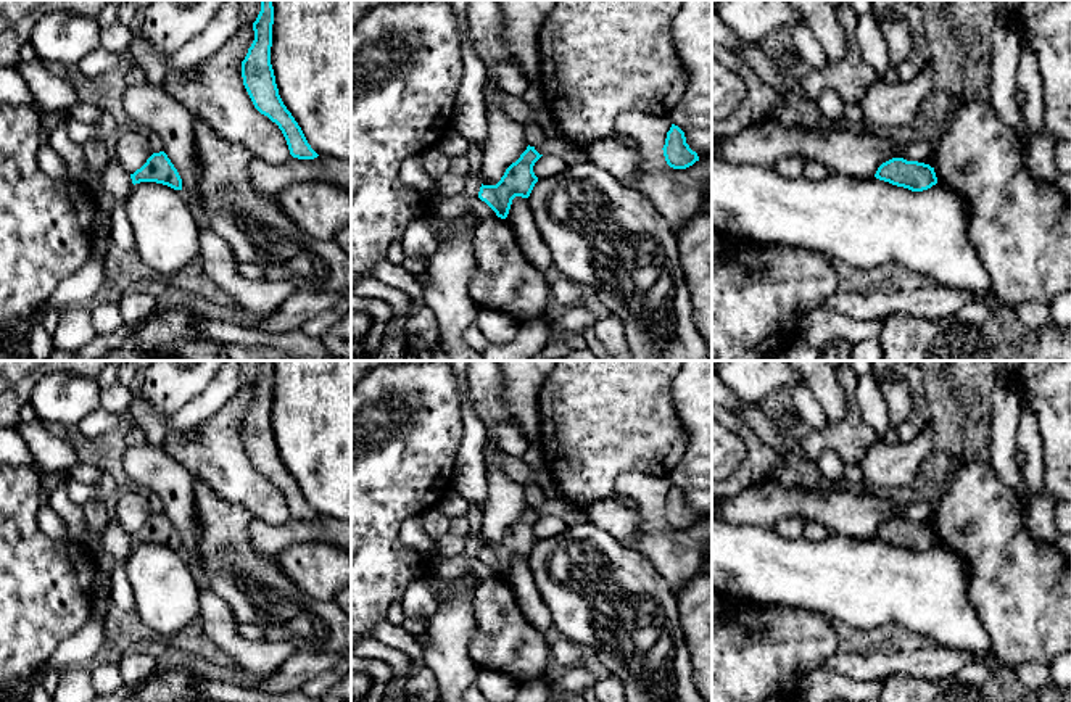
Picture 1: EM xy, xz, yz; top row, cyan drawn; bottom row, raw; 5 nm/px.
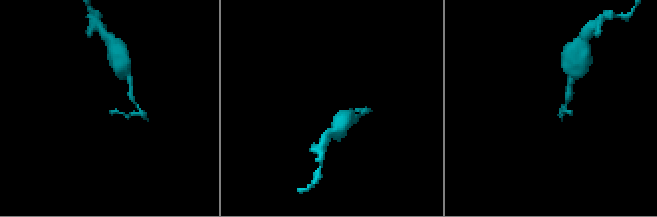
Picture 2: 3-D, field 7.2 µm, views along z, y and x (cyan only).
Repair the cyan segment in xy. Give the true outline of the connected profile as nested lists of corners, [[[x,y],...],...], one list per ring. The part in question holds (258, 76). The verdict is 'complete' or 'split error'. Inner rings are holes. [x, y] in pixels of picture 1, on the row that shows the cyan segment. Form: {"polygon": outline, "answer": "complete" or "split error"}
{"polygon": [[[261,0],[261,11],[253,23],[254,40],[242,61],[243,85],[254,108],[282,130],[290,155],[298,159],[314,159],[319,155],[308,143],[301,127],[283,105],[271,64],[274,6]]], "answer": "complete"}

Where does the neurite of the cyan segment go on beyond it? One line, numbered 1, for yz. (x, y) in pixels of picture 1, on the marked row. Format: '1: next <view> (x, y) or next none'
1: next none

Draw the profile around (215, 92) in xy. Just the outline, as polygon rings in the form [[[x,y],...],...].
[[[253,24],[240,26],[240,29],[213,56],[205,60],[193,74],[185,69],[166,71],[161,87],[190,113],[209,124],[217,137],[232,143],[242,143],[254,158],[280,164],[292,158],[287,140],[279,126],[254,108],[243,85],[242,61],[253,40]]]

